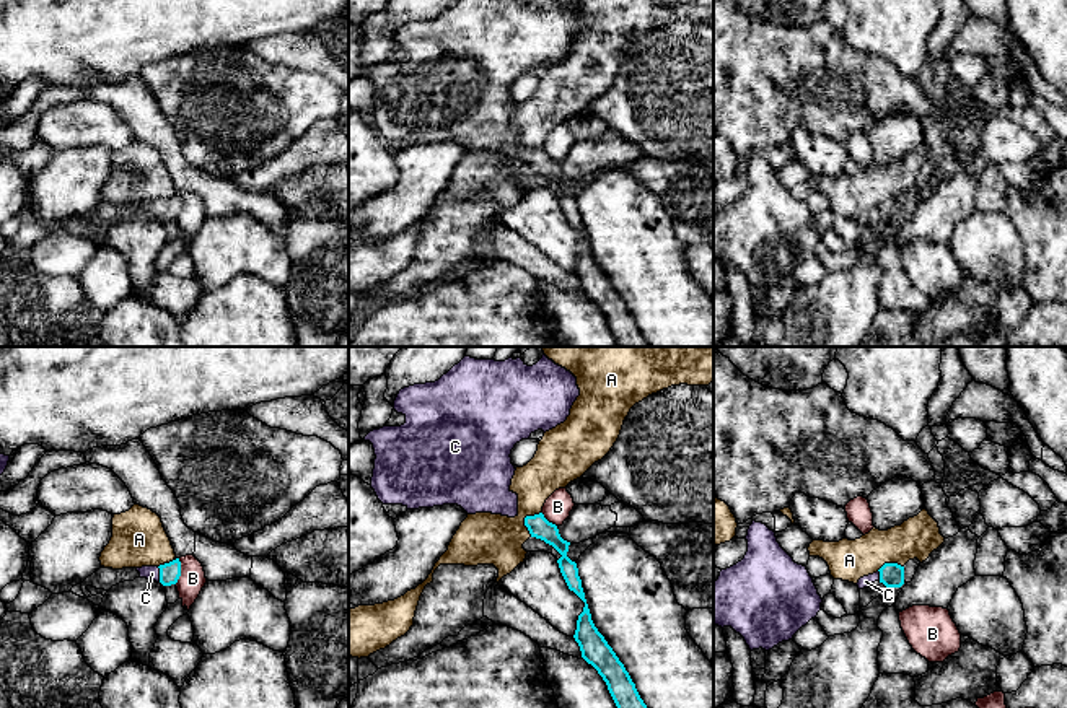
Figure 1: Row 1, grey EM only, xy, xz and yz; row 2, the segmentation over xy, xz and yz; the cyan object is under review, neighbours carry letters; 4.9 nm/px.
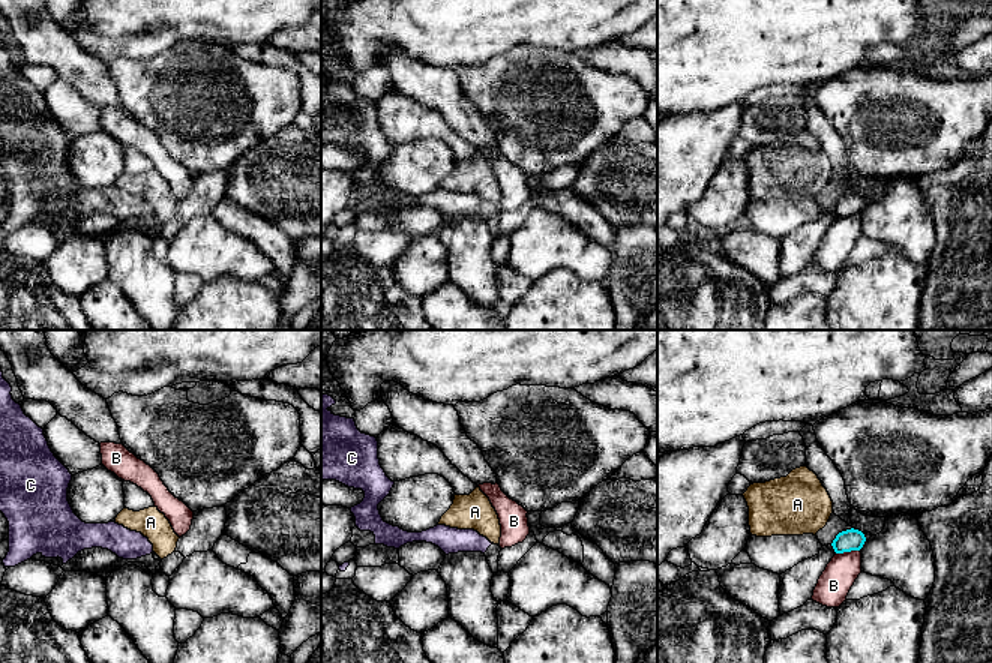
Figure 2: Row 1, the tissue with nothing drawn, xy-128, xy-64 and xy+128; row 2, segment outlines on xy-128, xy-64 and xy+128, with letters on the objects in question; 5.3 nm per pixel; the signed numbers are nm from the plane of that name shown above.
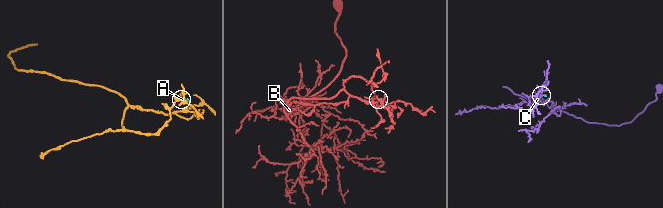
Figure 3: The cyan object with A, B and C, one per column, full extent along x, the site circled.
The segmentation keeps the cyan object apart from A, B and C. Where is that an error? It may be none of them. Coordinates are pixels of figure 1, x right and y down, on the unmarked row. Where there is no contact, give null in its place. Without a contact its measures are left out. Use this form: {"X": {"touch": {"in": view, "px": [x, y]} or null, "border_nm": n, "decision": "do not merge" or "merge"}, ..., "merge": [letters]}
{"A": {"touch": {"in": "xz", "px": [525, 155]}, "border_nm": 140, "decision": "do not merge"}, "B": {"touch": {"in": "xy", "px": [180, 207]}, "border_nm": 130, "decision": "do not merge"}, "C": {"touch": {"in": "xy", "px": [160, 210]}, "border_nm": 80, "decision": "merge"}, "merge": ["C"]}

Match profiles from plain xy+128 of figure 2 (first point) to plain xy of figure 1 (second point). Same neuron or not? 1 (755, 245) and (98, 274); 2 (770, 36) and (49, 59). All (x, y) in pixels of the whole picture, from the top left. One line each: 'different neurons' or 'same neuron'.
1: different neurons
2: same neuron

